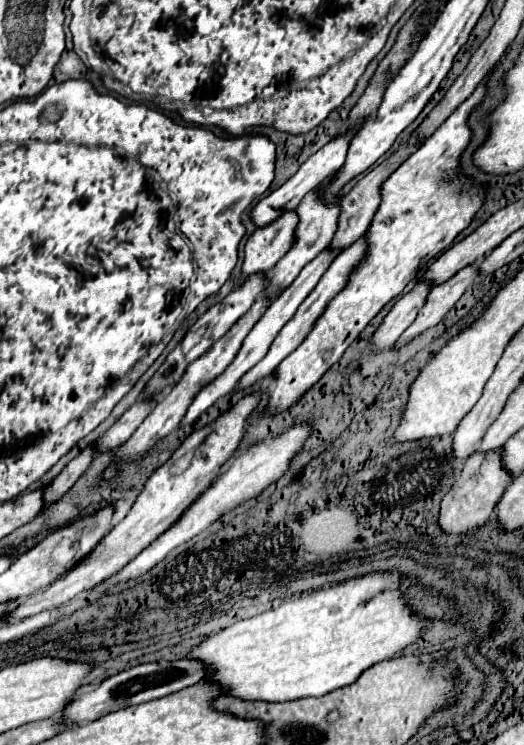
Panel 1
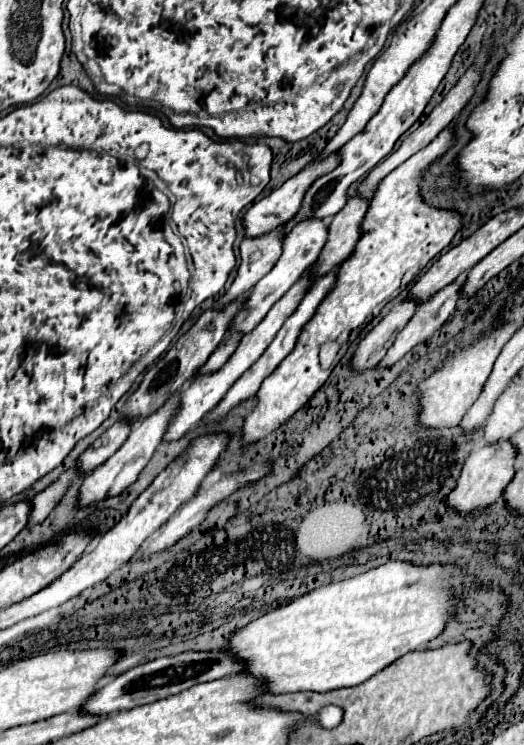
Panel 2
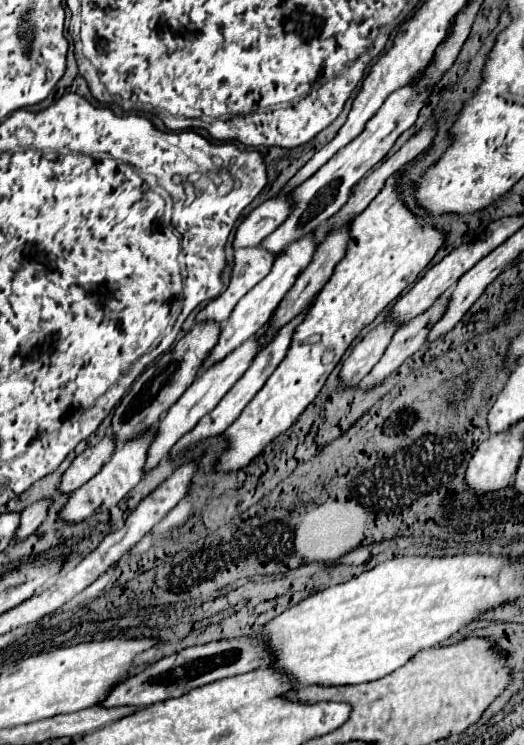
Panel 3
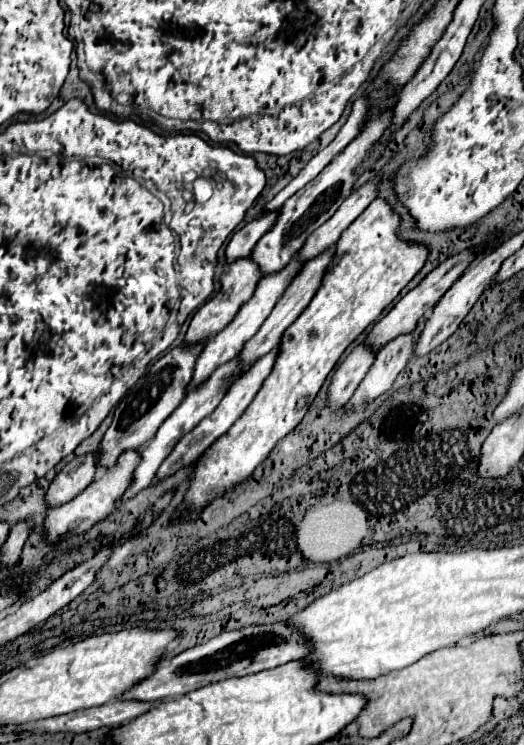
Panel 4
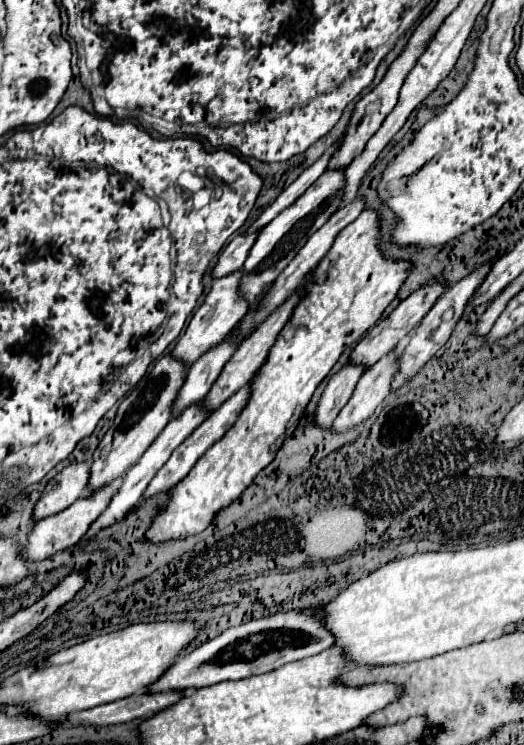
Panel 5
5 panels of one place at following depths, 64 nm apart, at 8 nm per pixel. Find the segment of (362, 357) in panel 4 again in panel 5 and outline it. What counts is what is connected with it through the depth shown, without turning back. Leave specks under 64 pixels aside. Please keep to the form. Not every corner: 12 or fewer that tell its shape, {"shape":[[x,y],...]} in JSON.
{"shape":[[346,362],[330,380],[316,408],[316,422],[330,428],[364,374]]}

